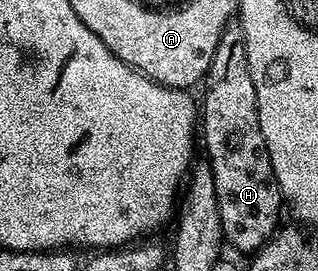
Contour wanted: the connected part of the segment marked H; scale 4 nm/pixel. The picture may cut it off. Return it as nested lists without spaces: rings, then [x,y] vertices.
[[[238,22],[228,24],[217,42],[213,62],[209,62],[207,75],[201,81],[201,144],[207,147],[206,163],[211,165],[213,186],[217,186],[217,210],[221,210],[223,239],[239,252],[254,254],[280,227],[279,211],[284,211],[285,201],[279,192],[277,178],[273,174],[273,162],[269,162],[269,150],[265,146],[265,134],[261,134],[261,122],[257,114],[257,90],[253,90],[253,78],[249,74],[247,43],[243,40],[243,26]]]

